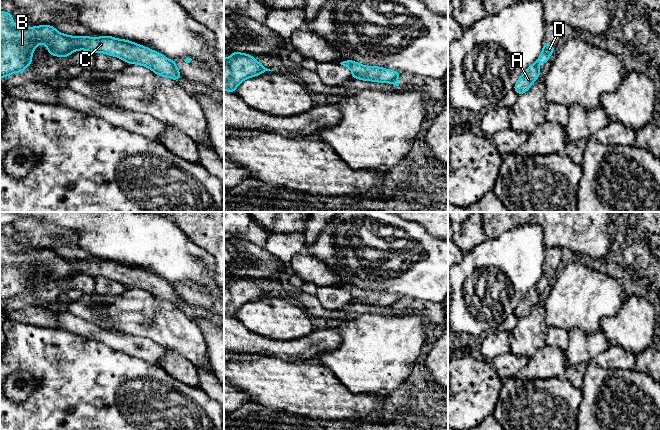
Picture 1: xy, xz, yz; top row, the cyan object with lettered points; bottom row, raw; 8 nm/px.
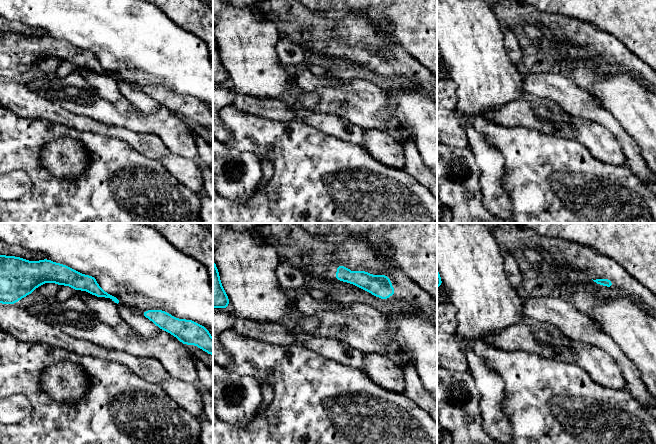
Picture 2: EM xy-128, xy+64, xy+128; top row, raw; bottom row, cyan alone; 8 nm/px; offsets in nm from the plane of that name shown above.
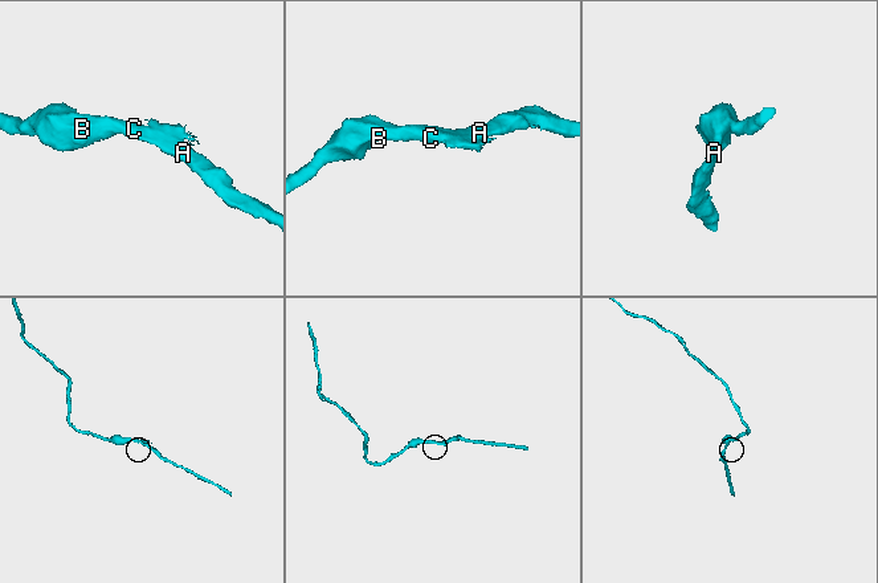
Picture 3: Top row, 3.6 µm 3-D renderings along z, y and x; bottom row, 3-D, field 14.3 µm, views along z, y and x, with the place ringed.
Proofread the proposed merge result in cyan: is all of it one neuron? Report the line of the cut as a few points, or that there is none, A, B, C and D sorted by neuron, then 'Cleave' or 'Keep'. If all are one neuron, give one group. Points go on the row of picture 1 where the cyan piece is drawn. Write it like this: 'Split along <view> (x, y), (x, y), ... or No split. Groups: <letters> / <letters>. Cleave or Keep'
Split along yz (535, 62), (540, 69). Groups: A B C / D. Cleave

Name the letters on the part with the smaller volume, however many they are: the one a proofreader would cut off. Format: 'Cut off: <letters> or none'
Cut off: D

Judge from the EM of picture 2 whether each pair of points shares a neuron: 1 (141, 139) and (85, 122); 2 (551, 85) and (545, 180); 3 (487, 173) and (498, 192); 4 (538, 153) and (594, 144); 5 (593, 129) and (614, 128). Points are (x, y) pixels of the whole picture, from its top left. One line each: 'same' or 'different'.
1: same
2: different
3: same
4: different
5: different

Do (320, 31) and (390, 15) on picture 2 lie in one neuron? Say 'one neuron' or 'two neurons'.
two neurons

